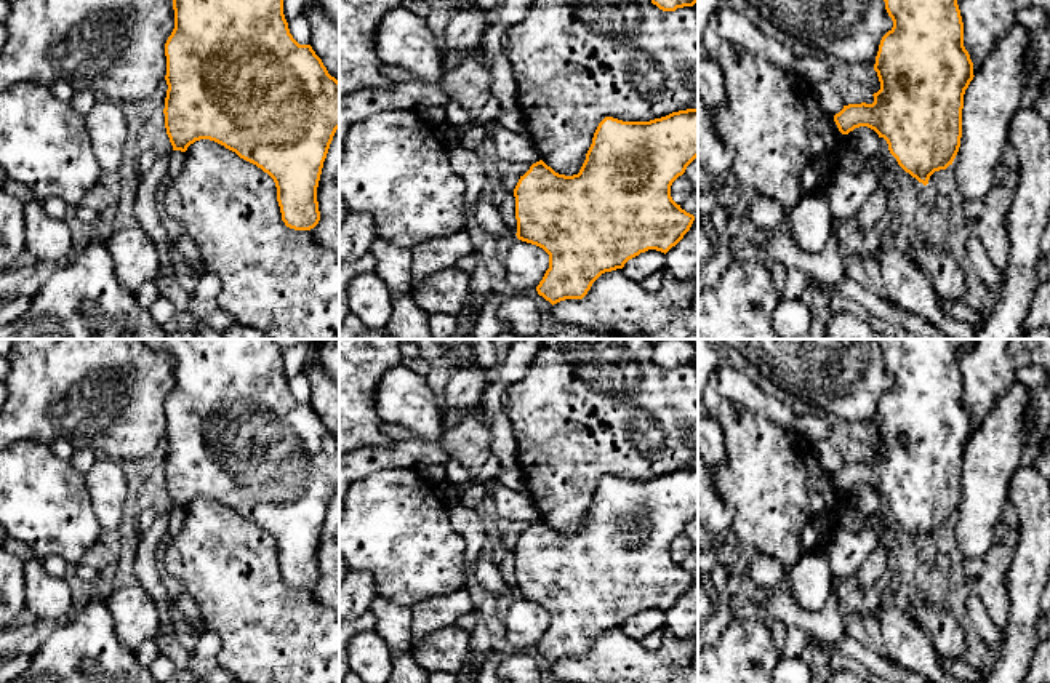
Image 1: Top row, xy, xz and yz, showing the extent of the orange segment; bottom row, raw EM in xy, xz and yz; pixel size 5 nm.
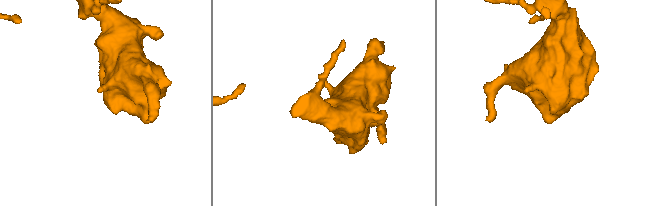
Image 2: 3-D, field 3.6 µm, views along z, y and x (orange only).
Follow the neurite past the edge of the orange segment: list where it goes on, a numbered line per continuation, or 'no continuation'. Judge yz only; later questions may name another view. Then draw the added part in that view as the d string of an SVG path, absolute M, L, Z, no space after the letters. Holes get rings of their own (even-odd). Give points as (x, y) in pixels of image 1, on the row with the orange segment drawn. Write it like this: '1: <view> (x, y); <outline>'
no continuation

